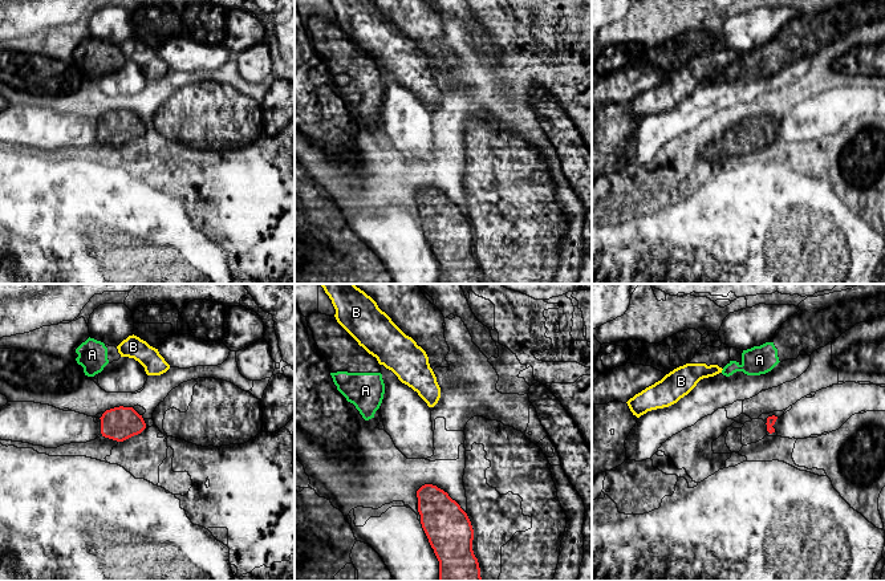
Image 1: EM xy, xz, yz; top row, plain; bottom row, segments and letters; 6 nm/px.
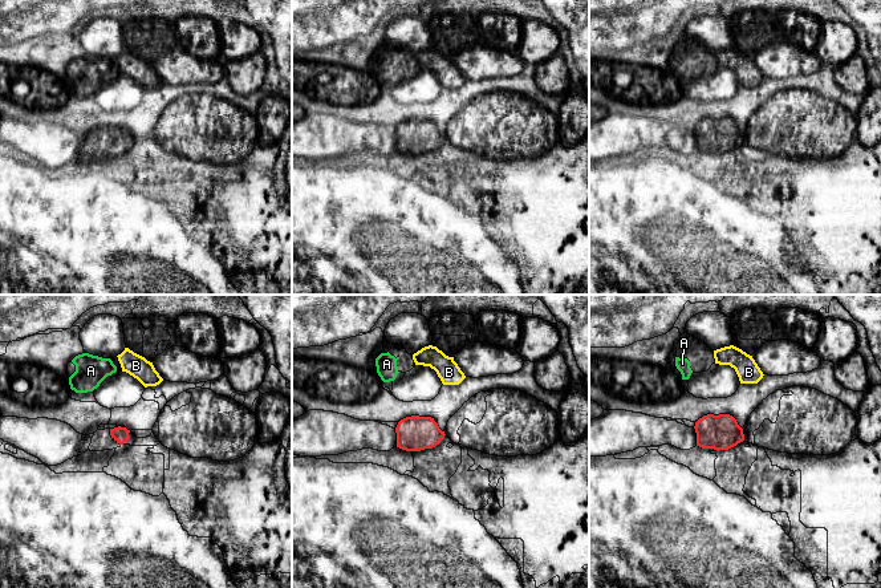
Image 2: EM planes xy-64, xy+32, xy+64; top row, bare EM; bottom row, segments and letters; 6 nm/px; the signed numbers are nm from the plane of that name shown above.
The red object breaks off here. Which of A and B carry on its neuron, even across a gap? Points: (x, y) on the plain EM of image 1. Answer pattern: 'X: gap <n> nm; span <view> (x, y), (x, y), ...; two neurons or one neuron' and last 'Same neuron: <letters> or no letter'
A: gap 220 nm; span xy (106, 113), (93, 78); two neurons
B: gap 220 nm; span xy (132, 110), (147, 77); two neurons
Same neuron: no letter

